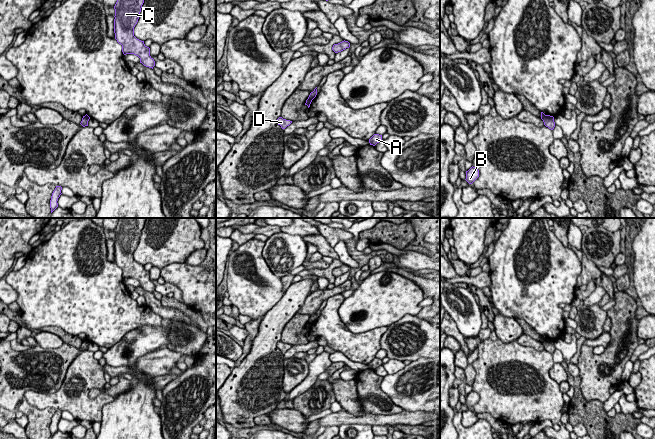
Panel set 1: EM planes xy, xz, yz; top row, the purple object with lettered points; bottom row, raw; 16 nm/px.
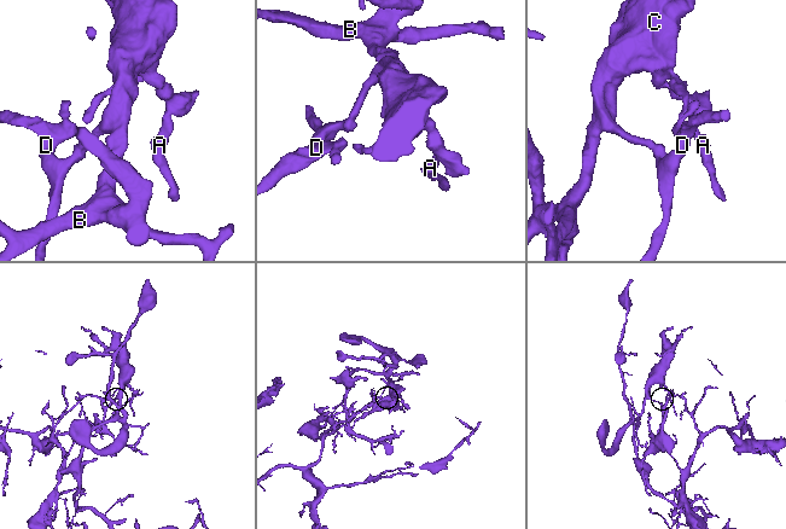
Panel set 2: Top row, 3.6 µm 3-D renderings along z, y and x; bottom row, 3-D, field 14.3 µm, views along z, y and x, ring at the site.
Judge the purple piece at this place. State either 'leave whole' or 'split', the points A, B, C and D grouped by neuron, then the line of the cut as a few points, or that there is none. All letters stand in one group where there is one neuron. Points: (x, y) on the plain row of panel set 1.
split; A B C / D; cut in xy along (85, 339), (88, 344)

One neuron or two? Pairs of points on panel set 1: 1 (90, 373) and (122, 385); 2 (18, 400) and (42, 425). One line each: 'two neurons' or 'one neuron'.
1: two neurons
2: one neuron

